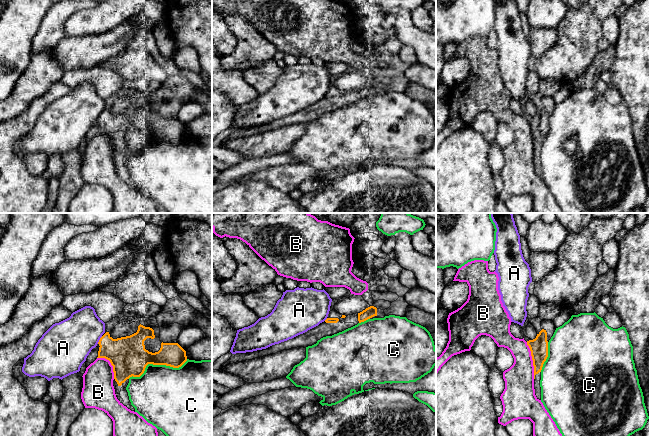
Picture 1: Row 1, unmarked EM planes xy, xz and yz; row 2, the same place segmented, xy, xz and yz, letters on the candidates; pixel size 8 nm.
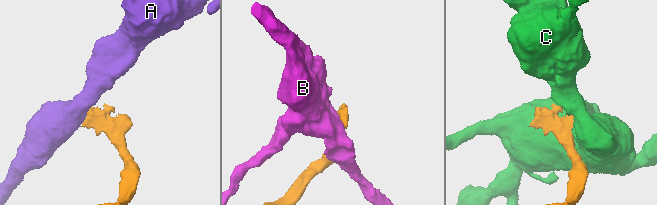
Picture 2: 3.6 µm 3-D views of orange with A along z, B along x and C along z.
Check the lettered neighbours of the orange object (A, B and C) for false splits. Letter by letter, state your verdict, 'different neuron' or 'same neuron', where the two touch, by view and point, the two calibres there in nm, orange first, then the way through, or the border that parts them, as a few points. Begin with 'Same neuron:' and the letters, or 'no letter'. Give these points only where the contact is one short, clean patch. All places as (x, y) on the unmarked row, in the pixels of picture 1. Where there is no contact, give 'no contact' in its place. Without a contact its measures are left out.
Same neuron: no letter
A: different neuron | xy (99, 116) | 280/360 nm
B: different neuron | yz (532, 135) | 140/240 nm
C: different neuron | xy (156, 140) | 300/460 nm

